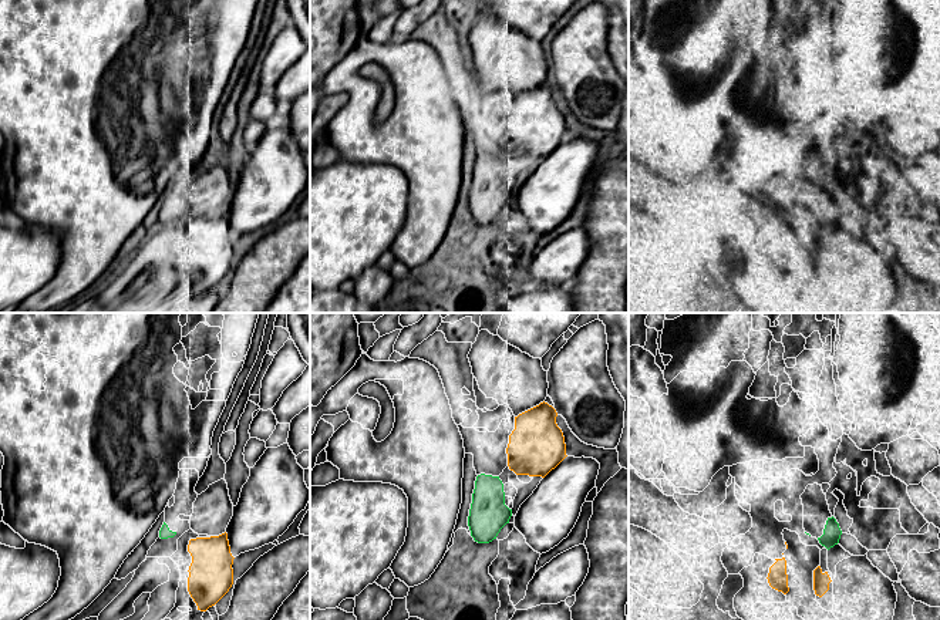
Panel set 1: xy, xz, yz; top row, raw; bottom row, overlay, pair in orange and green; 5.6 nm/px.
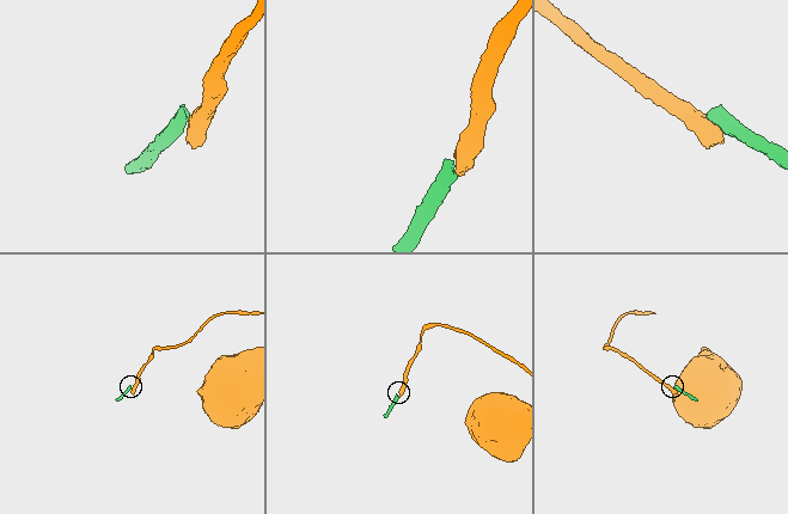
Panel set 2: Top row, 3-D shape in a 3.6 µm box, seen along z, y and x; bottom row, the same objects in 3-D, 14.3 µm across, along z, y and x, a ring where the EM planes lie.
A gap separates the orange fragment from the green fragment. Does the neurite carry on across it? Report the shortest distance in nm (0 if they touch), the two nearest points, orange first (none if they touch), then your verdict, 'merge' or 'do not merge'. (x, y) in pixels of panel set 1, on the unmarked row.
gap 80 nm; span xz (509, 150), (498, 158); do not merge

